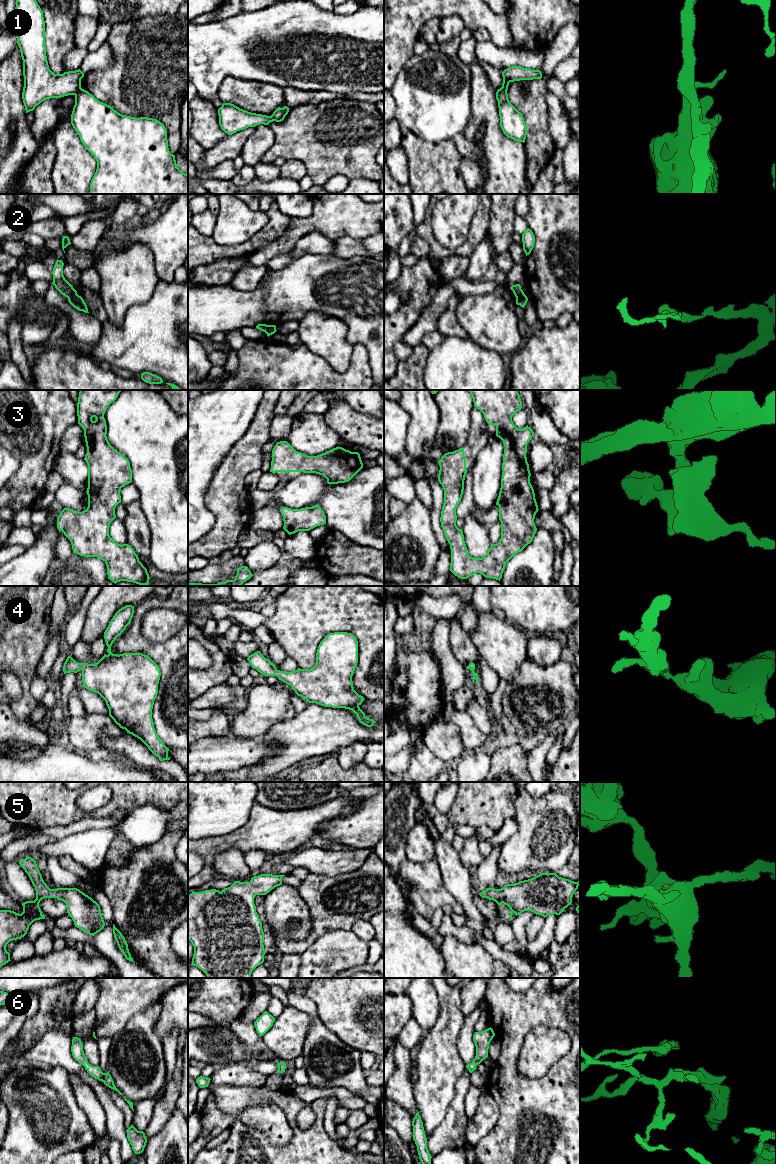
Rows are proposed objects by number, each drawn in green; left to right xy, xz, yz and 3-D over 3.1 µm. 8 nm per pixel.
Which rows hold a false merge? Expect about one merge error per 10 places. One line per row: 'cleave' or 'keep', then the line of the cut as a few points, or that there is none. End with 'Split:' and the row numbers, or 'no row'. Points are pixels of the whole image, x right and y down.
1: cleave | xy (81, 88), (74, 94)
2: cleave | xy (76, 293), (68, 299)
3: keep | no cut
4: keep | no cut
5: keep | no cut
6: keep | no cut
Split: 1, 2

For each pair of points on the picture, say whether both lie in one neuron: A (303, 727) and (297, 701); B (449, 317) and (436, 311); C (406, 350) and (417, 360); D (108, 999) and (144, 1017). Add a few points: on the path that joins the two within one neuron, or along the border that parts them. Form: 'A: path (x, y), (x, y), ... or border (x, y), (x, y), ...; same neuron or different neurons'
A: border (310, 703), (303, 710), (296, 713); different neurons
B: border (447, 307), (440, 316), (436, 329); different neurons
C: border (413, 347), (412, 353), (406, 359), (399, 361); different neurons
D: border (158, 1002), (137, 1012), (121, 1030); different neurons

